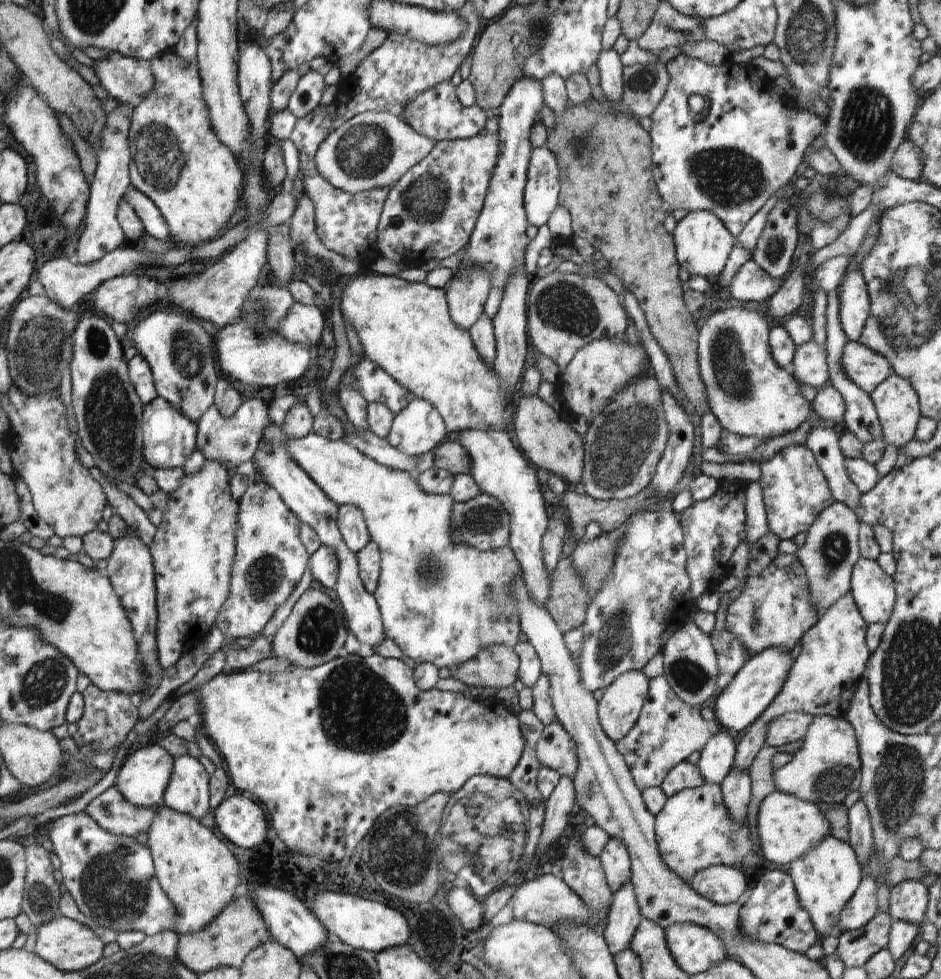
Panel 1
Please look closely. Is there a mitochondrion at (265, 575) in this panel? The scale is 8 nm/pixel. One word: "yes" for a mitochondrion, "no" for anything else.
yes

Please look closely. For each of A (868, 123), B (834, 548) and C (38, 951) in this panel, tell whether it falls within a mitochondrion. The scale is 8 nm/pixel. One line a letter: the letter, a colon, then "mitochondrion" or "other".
A: mitochondrion
B: mitochondrion
C: other

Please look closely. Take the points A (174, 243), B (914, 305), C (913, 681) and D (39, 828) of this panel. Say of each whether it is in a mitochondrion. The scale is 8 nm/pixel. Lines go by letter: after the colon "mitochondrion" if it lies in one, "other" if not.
A: other
B: mitochondrion
C: mitochondrion
D: other

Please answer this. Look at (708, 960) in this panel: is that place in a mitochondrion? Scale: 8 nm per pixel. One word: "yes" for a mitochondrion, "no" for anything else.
no

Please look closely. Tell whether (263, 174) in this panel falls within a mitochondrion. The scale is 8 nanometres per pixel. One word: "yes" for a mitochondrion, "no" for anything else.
no

